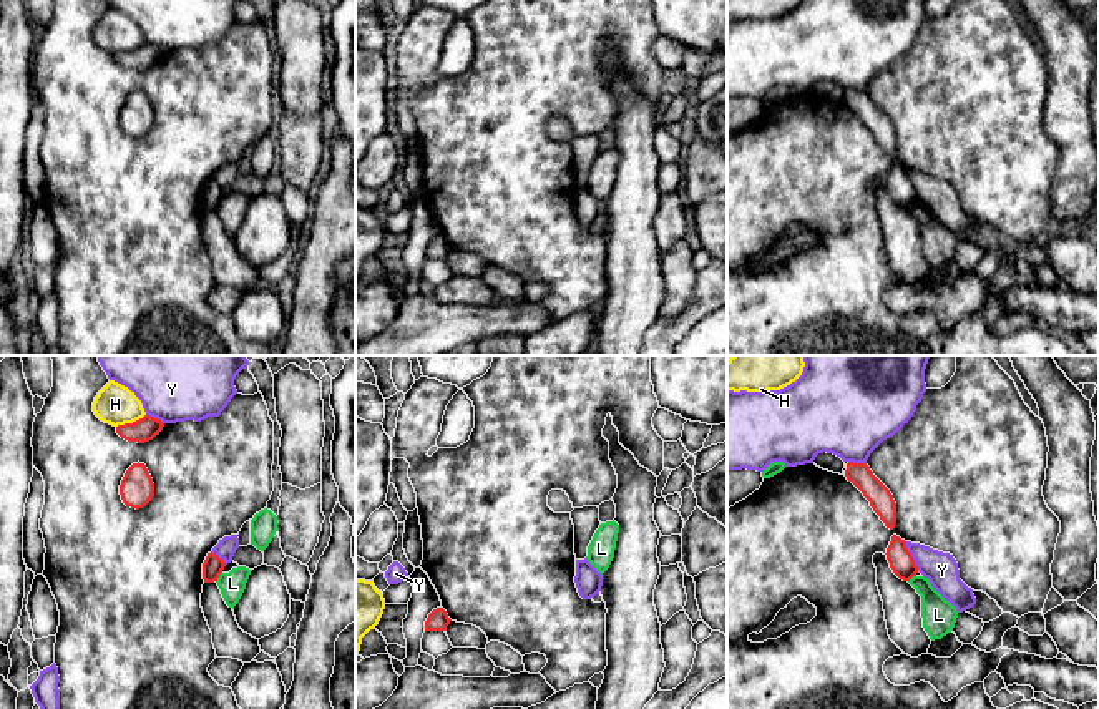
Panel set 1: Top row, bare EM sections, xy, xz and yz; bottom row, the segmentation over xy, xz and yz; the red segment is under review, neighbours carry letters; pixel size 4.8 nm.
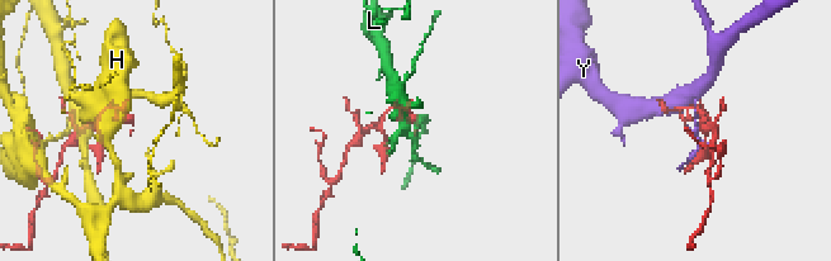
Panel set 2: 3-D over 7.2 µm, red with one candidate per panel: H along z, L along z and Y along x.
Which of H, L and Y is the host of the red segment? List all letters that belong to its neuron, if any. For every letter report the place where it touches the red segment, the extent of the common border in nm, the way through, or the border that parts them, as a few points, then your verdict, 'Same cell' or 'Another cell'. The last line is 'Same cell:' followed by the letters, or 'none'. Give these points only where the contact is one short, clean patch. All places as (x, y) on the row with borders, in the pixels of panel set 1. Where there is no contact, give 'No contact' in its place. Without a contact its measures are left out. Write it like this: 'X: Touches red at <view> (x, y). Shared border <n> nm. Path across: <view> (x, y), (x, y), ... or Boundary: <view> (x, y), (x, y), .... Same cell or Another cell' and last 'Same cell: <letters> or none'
H: Touches red at xy (130, 424). Shared border 160 nm. Another cell
L: Touches red at xy (218, 576). Shared border 60 nm. Same cell
Y: Touches red at yz (912, 557). Shared border 160 nm. Another cell
Same cell: L

